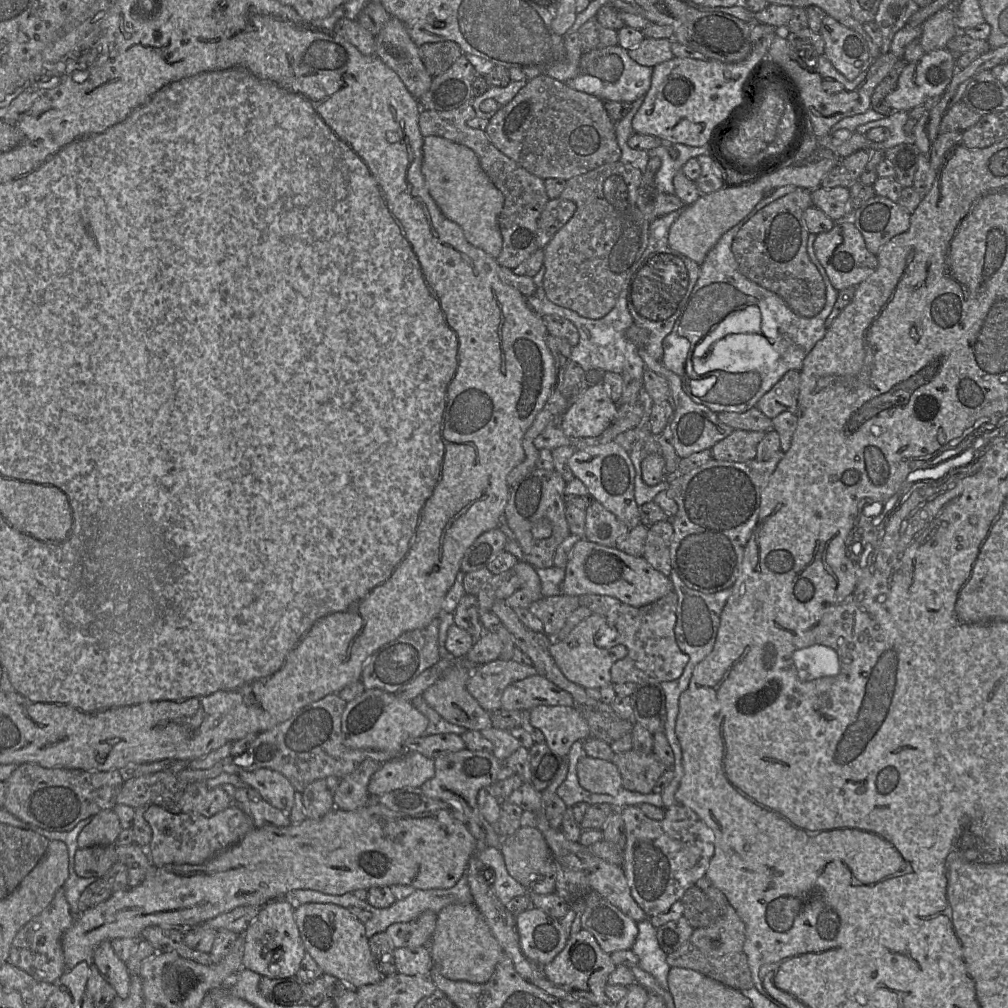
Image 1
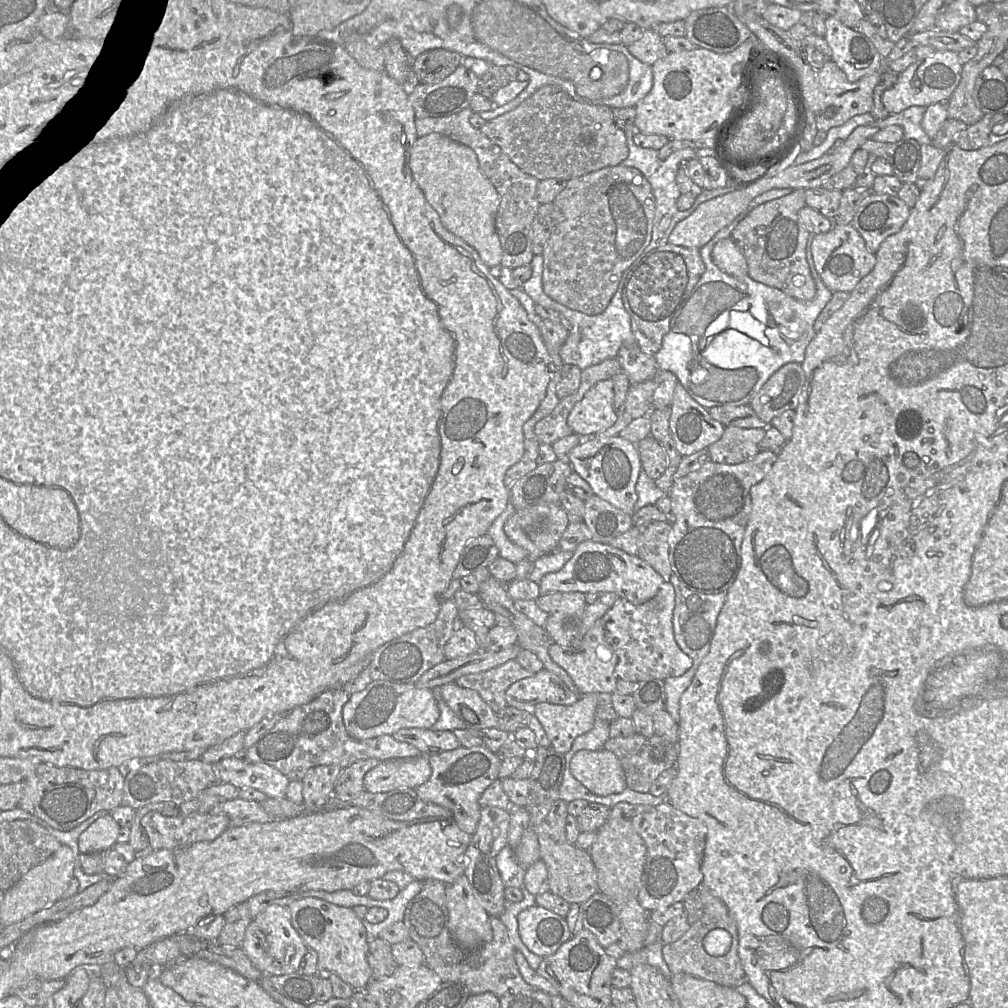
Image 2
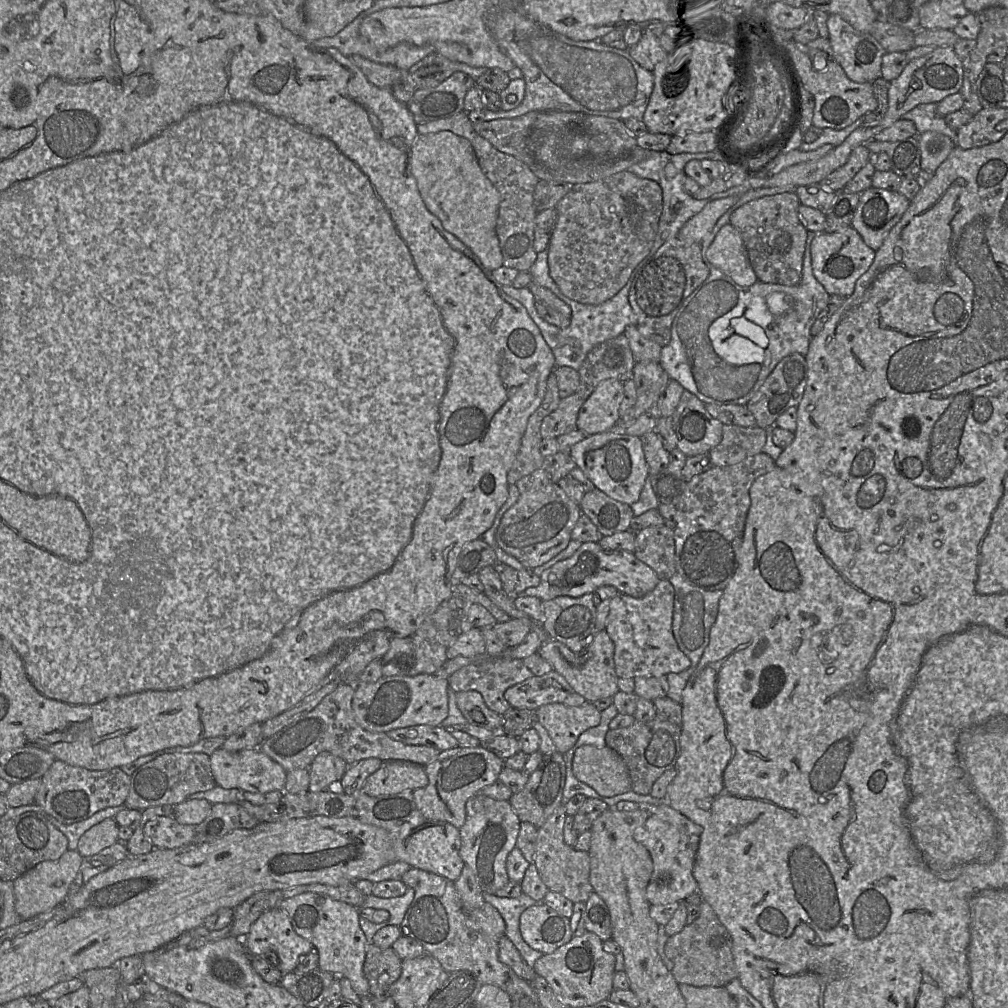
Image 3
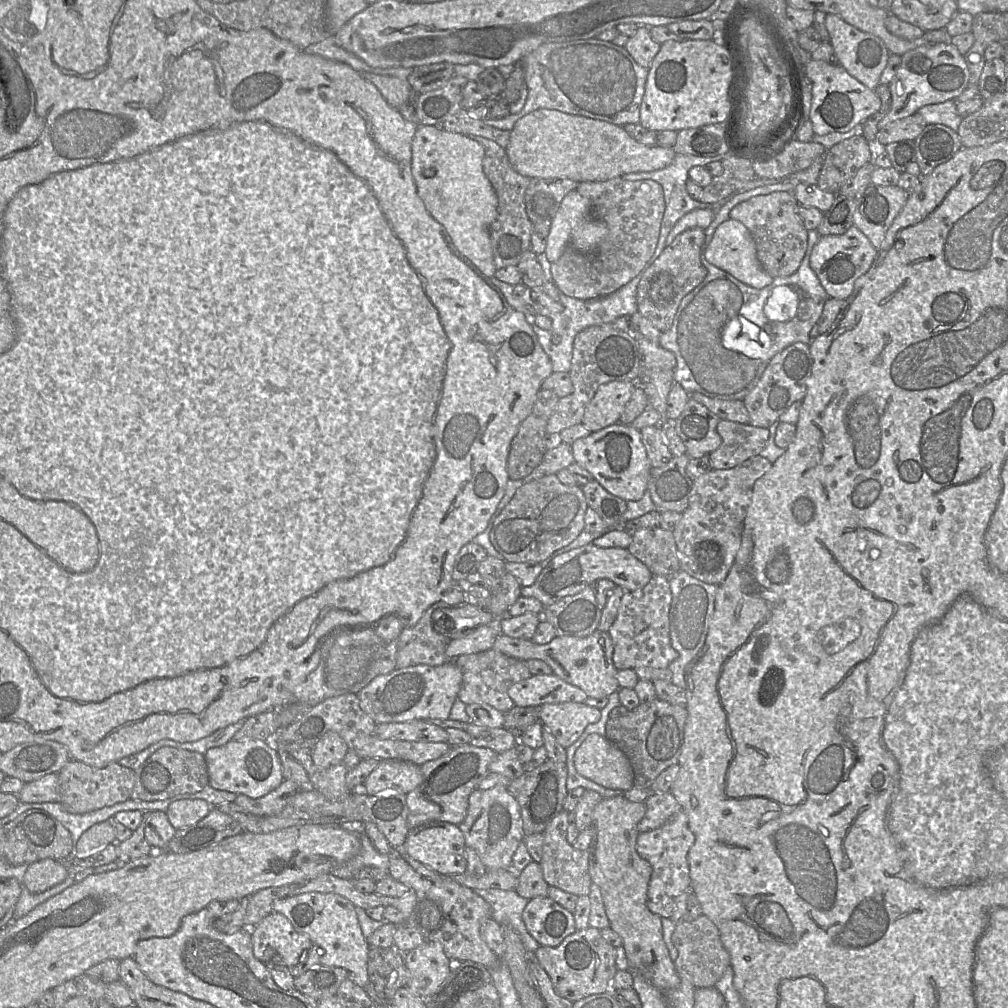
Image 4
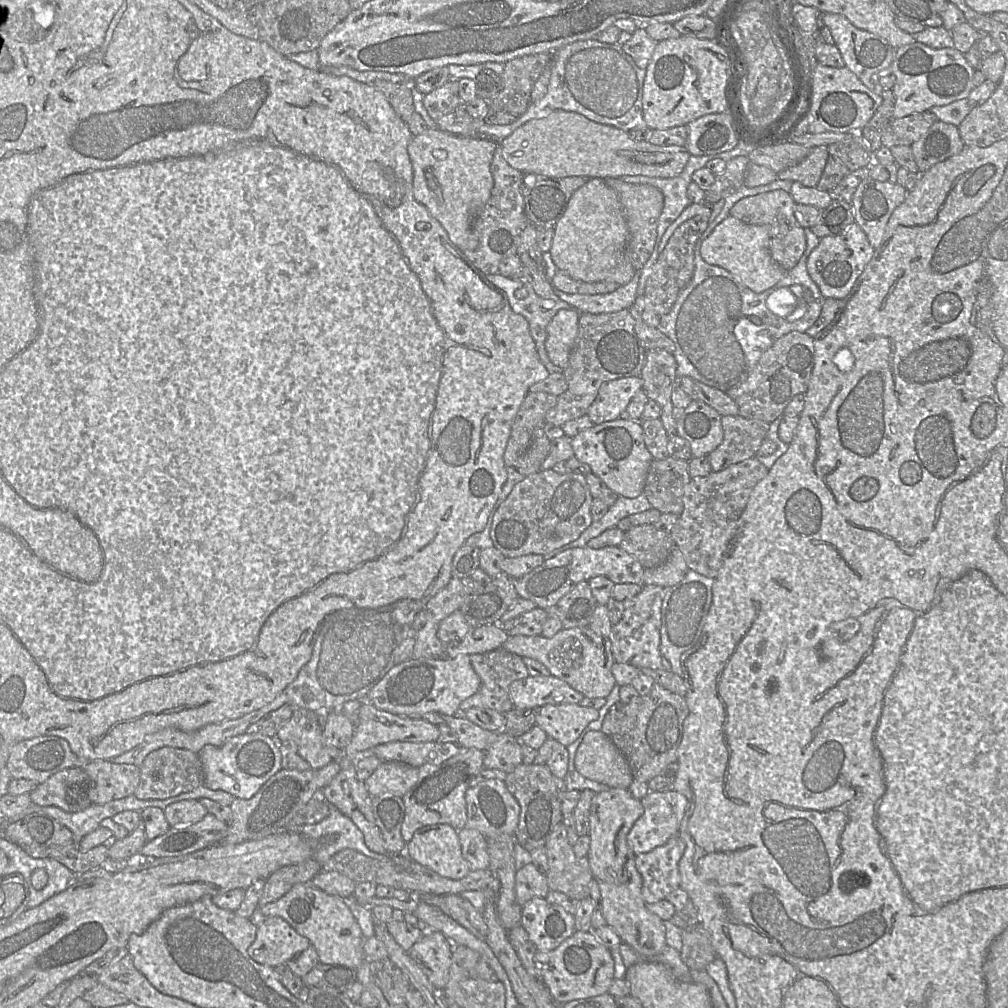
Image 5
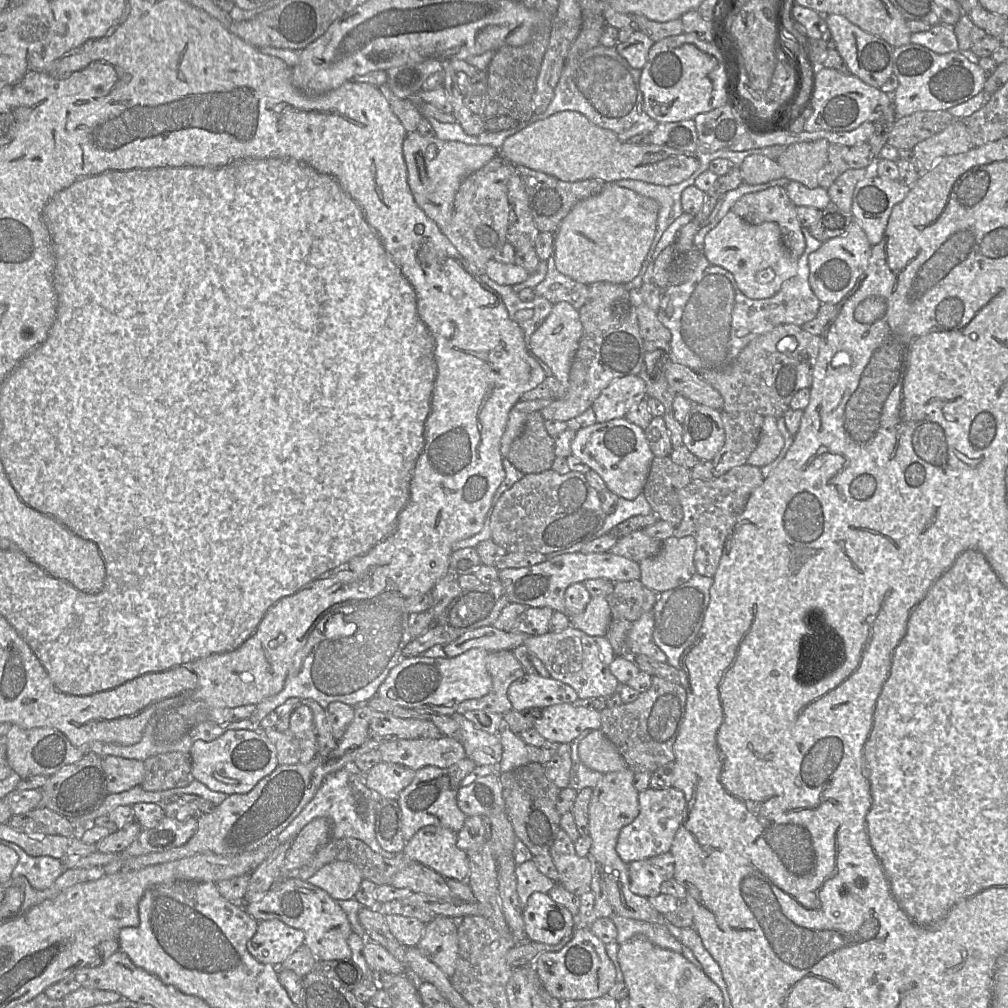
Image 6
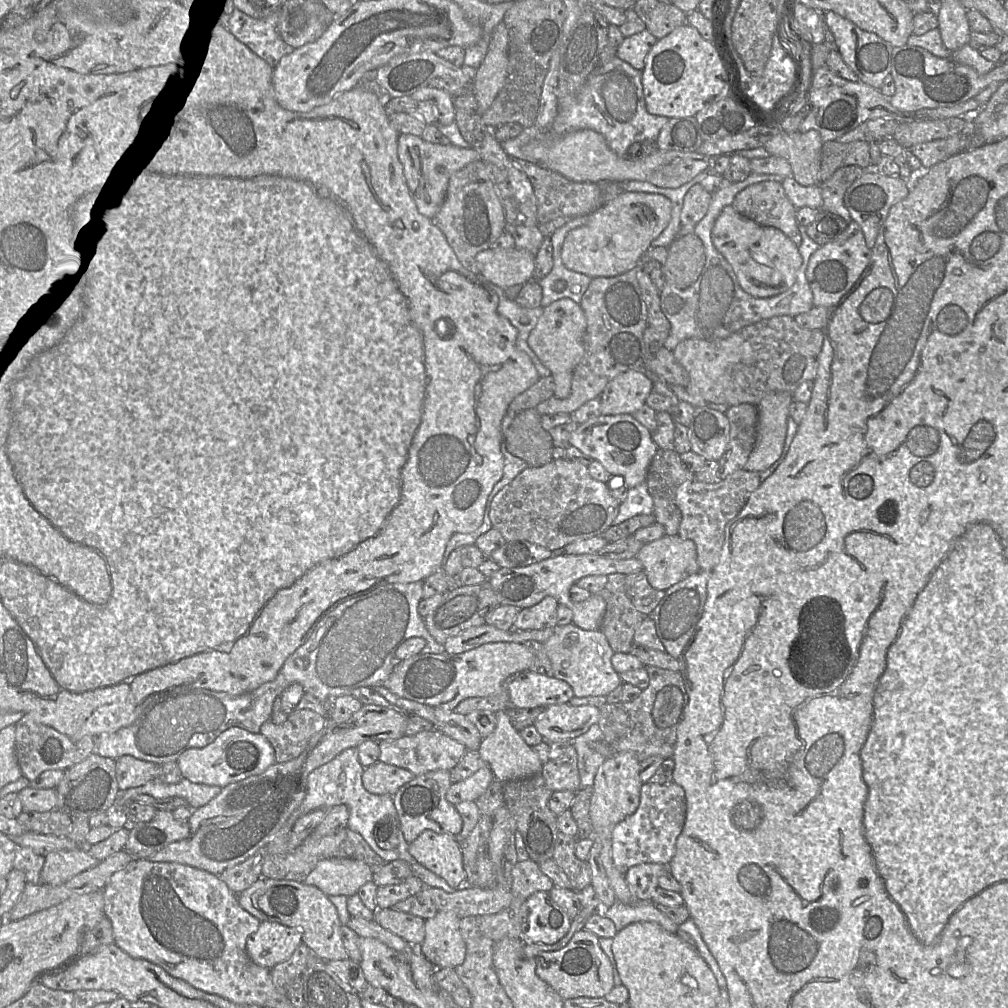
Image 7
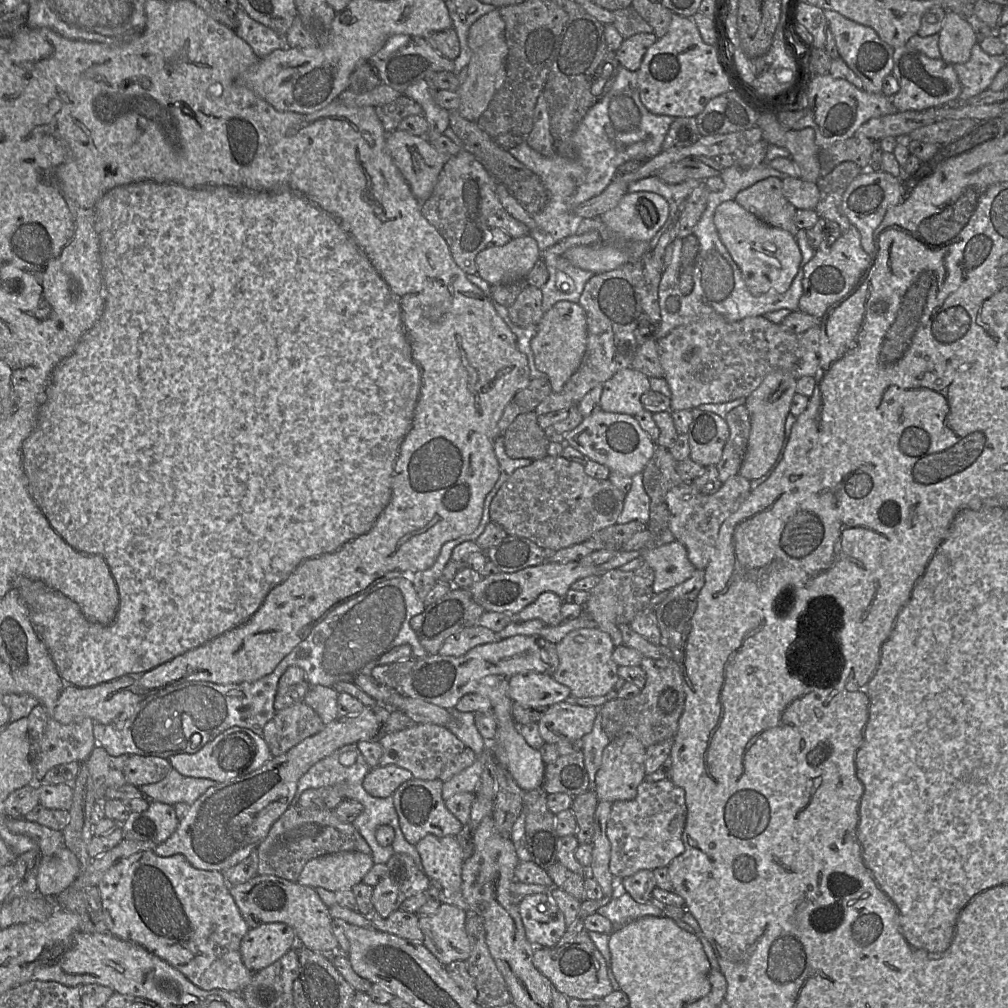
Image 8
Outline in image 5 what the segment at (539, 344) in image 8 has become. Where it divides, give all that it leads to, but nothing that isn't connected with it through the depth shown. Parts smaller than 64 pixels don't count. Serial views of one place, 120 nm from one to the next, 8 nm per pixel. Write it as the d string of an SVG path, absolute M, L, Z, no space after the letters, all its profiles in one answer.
M561 309L547 325L545 349L550 361L564 370L578 334L580 312Z

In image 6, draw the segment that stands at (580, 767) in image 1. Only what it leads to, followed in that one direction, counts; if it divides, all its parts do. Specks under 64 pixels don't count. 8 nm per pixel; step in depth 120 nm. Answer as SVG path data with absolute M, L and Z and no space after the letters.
M601 729L593 730L579 744L578 755L589 769L602 774L623 770L627 764Z

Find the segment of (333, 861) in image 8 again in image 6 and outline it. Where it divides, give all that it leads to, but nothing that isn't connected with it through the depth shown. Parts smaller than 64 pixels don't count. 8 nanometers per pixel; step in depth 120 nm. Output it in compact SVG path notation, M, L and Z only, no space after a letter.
M335 861L324 865L308 883L325 890L333 899L349 900L355 897L363 876L350 862Z

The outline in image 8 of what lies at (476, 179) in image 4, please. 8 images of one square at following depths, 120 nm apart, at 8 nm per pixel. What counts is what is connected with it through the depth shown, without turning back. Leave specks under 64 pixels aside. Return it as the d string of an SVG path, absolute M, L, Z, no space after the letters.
M394 130L387 133L386 148L402 176L420 204L428 200L435 188L439 175L451 156L438 151L427 137L418 137L407 131Z

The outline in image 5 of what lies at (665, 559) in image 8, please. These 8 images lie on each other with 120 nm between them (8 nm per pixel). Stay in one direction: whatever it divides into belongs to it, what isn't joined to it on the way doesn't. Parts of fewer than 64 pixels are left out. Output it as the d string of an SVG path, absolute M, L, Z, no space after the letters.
M675 546L667 561L655 568L644 569L643 584L662 588L680 583L688 573L688 566L680 549Z

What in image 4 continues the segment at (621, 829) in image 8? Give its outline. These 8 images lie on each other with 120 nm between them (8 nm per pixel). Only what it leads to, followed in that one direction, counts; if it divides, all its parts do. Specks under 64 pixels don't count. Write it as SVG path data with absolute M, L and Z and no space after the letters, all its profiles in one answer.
M650 792L644 803L646 805L646 812L637 825L639 833L659 828L681 811L681 805L671 792Z

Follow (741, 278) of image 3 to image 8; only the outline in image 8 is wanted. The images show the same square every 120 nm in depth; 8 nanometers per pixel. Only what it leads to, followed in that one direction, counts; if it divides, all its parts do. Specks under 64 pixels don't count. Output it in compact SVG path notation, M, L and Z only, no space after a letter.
M735 200L719 204L713 220L722 243L739 267L746 287L752 295L784 293L789 289L802 260L801 251L792 234L764 223Z

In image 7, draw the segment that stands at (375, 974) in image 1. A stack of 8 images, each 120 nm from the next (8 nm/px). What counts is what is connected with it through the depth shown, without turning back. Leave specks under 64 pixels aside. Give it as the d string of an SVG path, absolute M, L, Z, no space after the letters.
M261 877L248 889L238 894L237 901L245 911L256 917L260 922L277 922L299 929L302 933L302 943L308 946L311 953L320 959L330 961L349 958L341 937L342 924L337 909L329 900L329 897L317 887L292 880L275 880Z

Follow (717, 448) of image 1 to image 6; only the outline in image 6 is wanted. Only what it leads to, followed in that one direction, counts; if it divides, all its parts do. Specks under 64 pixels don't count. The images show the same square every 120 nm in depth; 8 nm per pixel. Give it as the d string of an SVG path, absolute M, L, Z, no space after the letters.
M721 410L725 443L713 458L713 476L745 464L756 449L764 416L755 412L729 413Z

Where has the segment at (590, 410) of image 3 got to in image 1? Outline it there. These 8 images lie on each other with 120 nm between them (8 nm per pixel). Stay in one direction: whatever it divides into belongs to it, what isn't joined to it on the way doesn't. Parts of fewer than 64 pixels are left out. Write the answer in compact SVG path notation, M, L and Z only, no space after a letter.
M602 383L586 387L562 415L562 430L572 441L597 437L613 421L617 408Z

